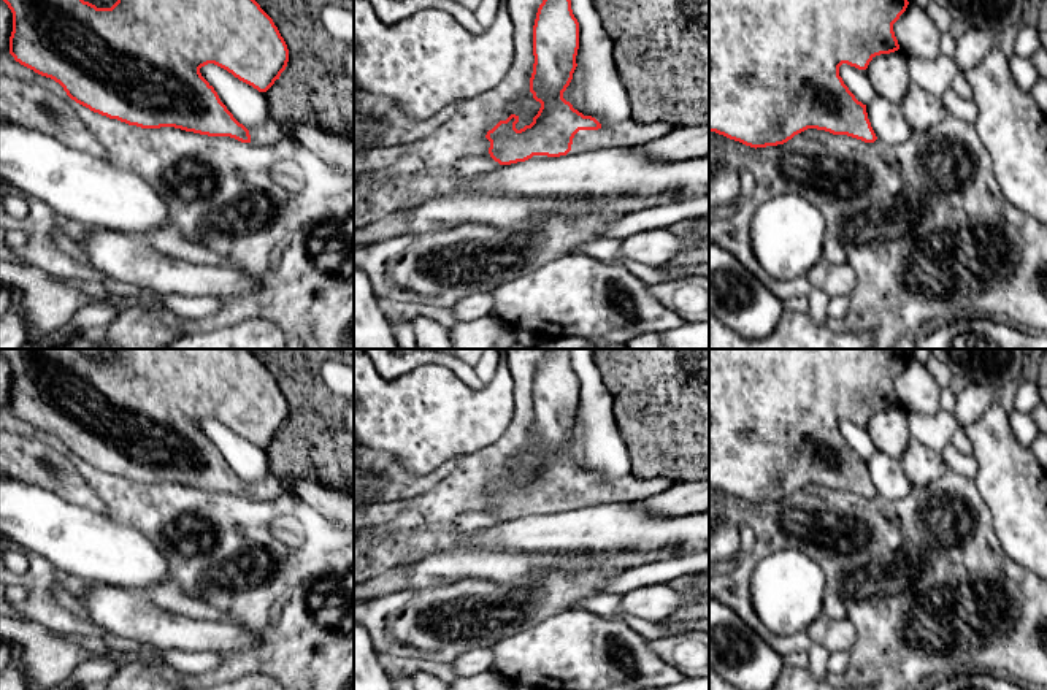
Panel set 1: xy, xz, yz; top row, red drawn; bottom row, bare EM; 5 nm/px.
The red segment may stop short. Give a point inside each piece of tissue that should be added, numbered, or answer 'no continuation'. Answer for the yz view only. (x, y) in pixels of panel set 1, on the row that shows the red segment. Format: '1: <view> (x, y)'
no continuation

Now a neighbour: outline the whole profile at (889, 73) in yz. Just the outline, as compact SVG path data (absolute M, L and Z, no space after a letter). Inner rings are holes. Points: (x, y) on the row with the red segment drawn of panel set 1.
M901 49L872 57L865 71L879 97L901 105L911 87L909 59Z

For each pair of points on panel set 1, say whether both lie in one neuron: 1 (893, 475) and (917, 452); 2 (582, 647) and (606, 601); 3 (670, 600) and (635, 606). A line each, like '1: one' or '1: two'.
1: one
2: two
3: one

